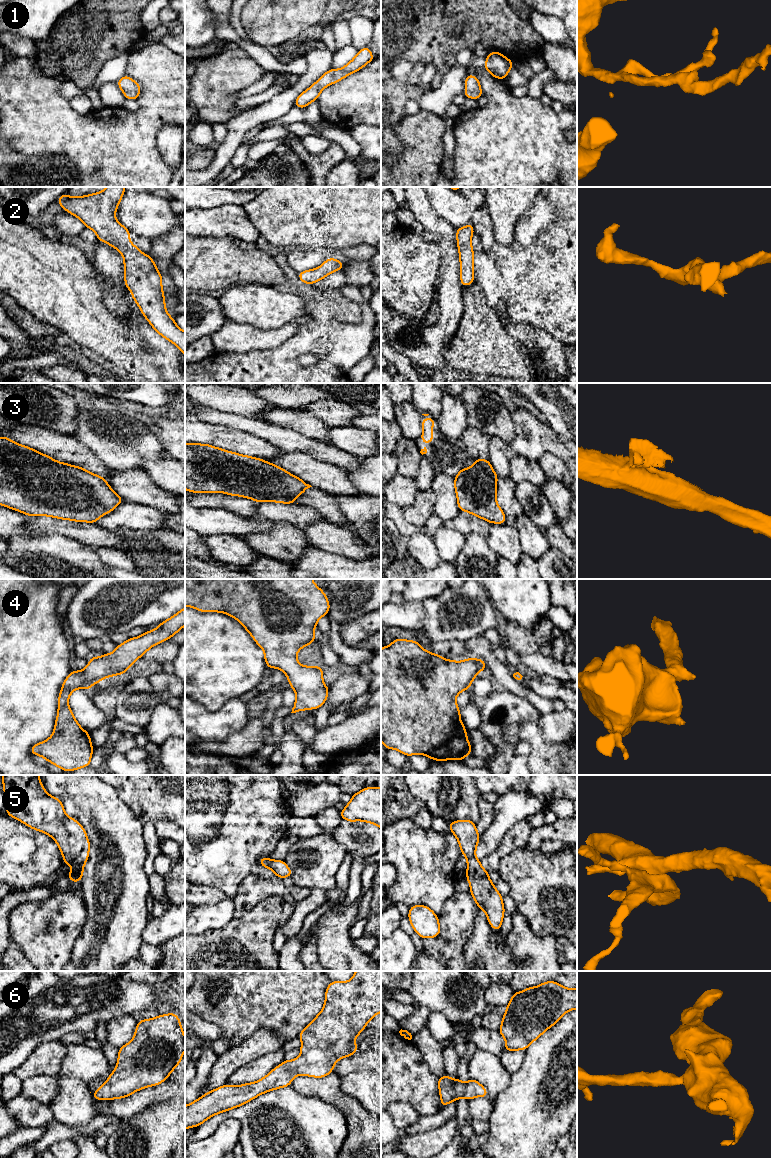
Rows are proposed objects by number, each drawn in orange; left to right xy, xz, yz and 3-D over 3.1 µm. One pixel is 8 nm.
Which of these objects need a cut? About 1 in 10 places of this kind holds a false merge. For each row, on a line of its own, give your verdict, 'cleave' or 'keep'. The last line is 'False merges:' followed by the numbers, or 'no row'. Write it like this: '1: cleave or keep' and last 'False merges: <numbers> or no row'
1: keep
2: keep
3: keep
4: keep
5: keep
6: keep
False merges: no row

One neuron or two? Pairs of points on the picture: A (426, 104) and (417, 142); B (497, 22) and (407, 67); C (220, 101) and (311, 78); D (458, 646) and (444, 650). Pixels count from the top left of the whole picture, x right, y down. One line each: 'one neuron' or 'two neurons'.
A: two neurons
B: two neurons
C: two neurons
D: one neuron

